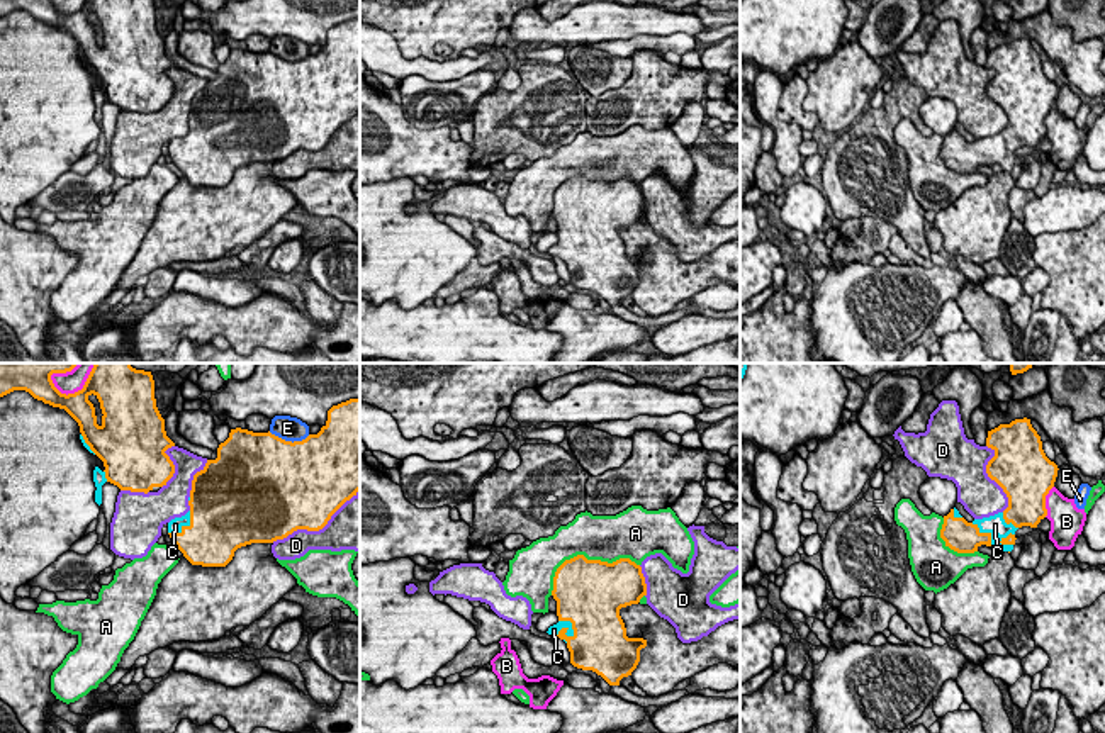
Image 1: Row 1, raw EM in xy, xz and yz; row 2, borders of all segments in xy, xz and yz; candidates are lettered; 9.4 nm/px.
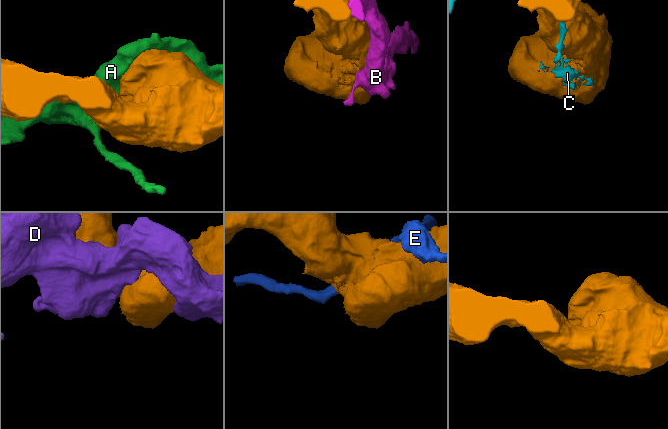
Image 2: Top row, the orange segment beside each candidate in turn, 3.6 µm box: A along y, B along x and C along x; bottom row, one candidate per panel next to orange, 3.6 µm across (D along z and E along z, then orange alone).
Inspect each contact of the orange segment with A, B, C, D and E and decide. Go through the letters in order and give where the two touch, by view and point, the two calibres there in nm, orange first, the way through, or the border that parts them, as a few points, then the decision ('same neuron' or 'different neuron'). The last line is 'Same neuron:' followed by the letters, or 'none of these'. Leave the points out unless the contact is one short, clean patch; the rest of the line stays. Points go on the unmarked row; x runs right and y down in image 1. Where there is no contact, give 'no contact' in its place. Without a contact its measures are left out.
A: meets orange in xz at (584, 177); 480 nm thick on the orange side, 420 nm on the other; different neuron
B: meets orange in yz at (1044, 121); 460 nm thick on the orange side, 300 nm on the other; different neuron
C: meets orange in xz at (564, 248); 360 nm thick on the orange side, 100 nm on the other; same neuron
D: meets orange in xy at (316, 150); 480 nm thick on the orange side, 320 nm on the other; different neuron
E: meets orange in xy at (289, 61); 500 nm thick on the orange side, 240 nm on the other; different neuron
Same neuron: C

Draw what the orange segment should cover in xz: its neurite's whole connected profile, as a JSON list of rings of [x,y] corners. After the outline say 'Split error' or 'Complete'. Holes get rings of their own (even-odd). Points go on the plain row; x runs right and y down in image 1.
[[[577,175],[557,188],[552,215],[557,221],[558,243],[550,246],[547,253],[567,263],[570,283],[577,288],[596,292],[609,305],[620,305],[623,297],[631,295],[647,260],[626,256],[620,229],[638,224],[647,215],[642,187],[630,178],[608,183]]]. Split error

